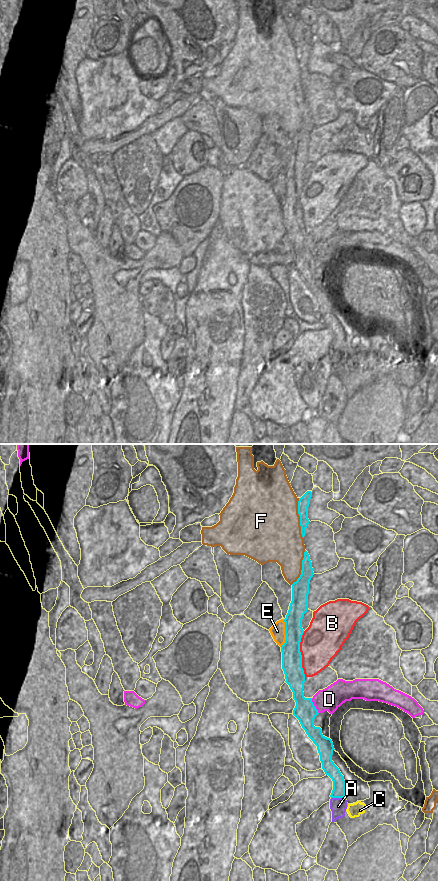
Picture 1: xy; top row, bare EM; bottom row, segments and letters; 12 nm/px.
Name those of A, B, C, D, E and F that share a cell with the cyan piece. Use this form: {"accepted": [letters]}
{"accepted": ["C"]}

